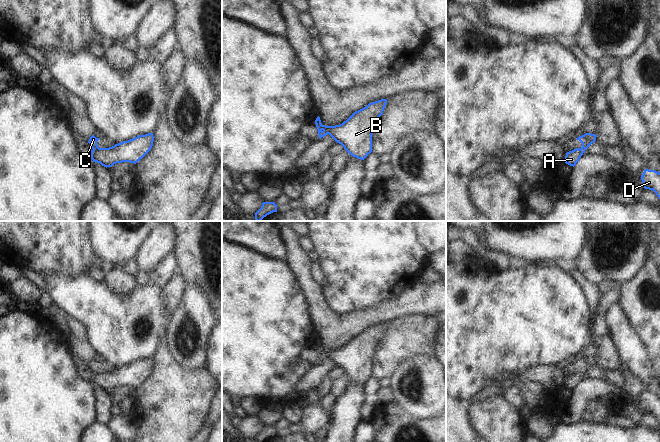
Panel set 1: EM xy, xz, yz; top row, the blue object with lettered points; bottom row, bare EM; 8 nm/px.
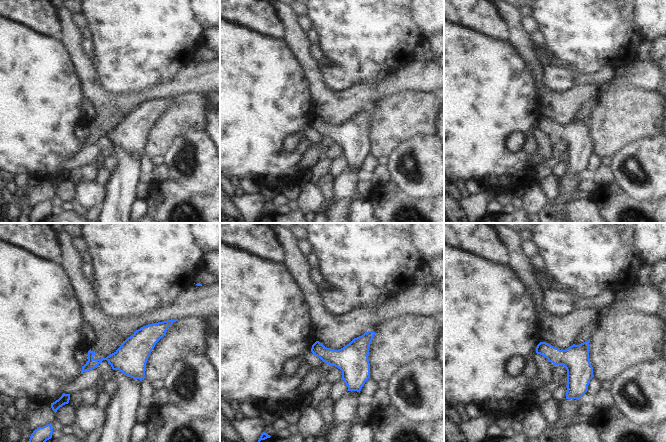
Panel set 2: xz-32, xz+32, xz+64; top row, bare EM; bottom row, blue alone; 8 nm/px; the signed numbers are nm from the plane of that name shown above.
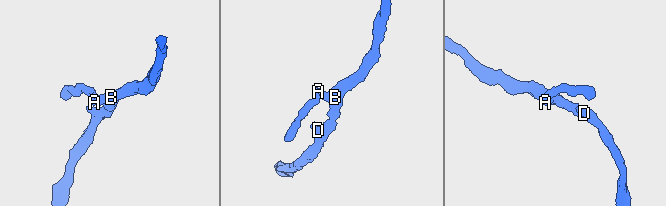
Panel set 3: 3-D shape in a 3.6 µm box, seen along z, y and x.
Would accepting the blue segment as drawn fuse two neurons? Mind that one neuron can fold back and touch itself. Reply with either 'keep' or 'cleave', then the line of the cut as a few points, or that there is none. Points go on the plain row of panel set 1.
cleave | xy (105, 372), (93, 374)

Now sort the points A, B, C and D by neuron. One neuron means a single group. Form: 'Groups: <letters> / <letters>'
Groups: A B D / C

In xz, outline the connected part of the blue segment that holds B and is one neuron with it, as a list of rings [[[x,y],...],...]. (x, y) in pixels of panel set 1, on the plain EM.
[[[386,323],[369,327],[366,331],[354,336],[340,349],[323,349],[319,340],[315,348],[341,368],[350,379],[364,384],[372,376],[372,358],[386,328]]]

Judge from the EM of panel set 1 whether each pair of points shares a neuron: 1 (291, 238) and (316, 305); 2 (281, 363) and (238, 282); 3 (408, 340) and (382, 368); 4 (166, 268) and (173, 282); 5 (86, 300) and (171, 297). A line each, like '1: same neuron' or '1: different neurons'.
1: same neuron
2: same neuron
3: same neuron
4: different neurons
5: different neurons

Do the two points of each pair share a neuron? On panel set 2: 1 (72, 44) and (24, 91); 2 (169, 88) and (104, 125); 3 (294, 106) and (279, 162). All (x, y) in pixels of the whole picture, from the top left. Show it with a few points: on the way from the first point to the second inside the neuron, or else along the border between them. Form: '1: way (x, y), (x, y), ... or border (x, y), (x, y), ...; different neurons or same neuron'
1: border (58, 38), (67, 49), (69, 60), (75, 71); different neurons
2: way (153, 93), (136, 100), (131, 100), (120, 109); same neuron
3: way (280, 120), (272, 128), (272, 148); same neuron

